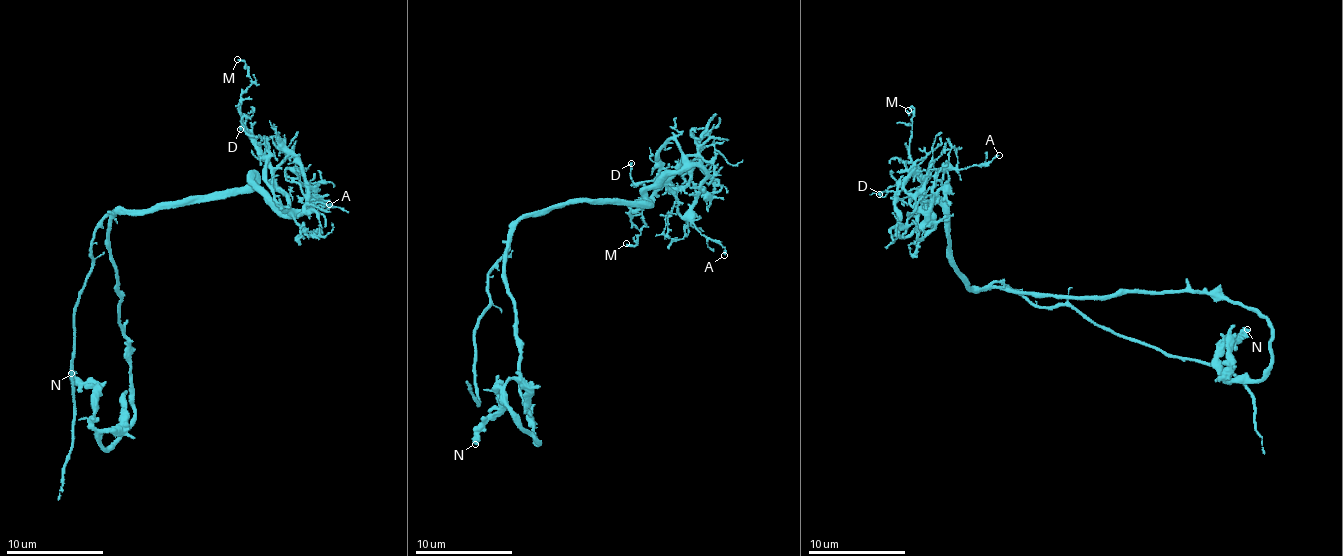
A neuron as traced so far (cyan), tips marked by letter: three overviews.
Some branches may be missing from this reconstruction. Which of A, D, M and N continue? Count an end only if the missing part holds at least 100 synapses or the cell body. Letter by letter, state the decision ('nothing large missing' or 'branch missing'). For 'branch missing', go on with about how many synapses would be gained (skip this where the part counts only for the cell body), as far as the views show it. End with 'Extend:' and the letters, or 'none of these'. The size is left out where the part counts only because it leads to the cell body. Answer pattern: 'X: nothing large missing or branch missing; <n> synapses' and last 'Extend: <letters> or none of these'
A: nothing large missing
D: nothing large missing
M: nothing large missing
N: nothing large missing
Extend: none of these

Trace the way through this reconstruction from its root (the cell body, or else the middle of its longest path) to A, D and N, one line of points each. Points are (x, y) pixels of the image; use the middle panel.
A: (506, 280), (520, 219), (574, 201), (644, 202), (647, 186), (691, 166), (706, 173), (692, 223), (724, 255)
D: (506, 280), (520, 219), (574, 201), (644, 202), (682, 153), (670, 140), (658, 175), (638, 183), (631, 163)
N: (506, 280), (516, 313), (520, 396), (530, 408), (534, 443), (539, 444), (498, 388), (500, 404), (475, 444)

